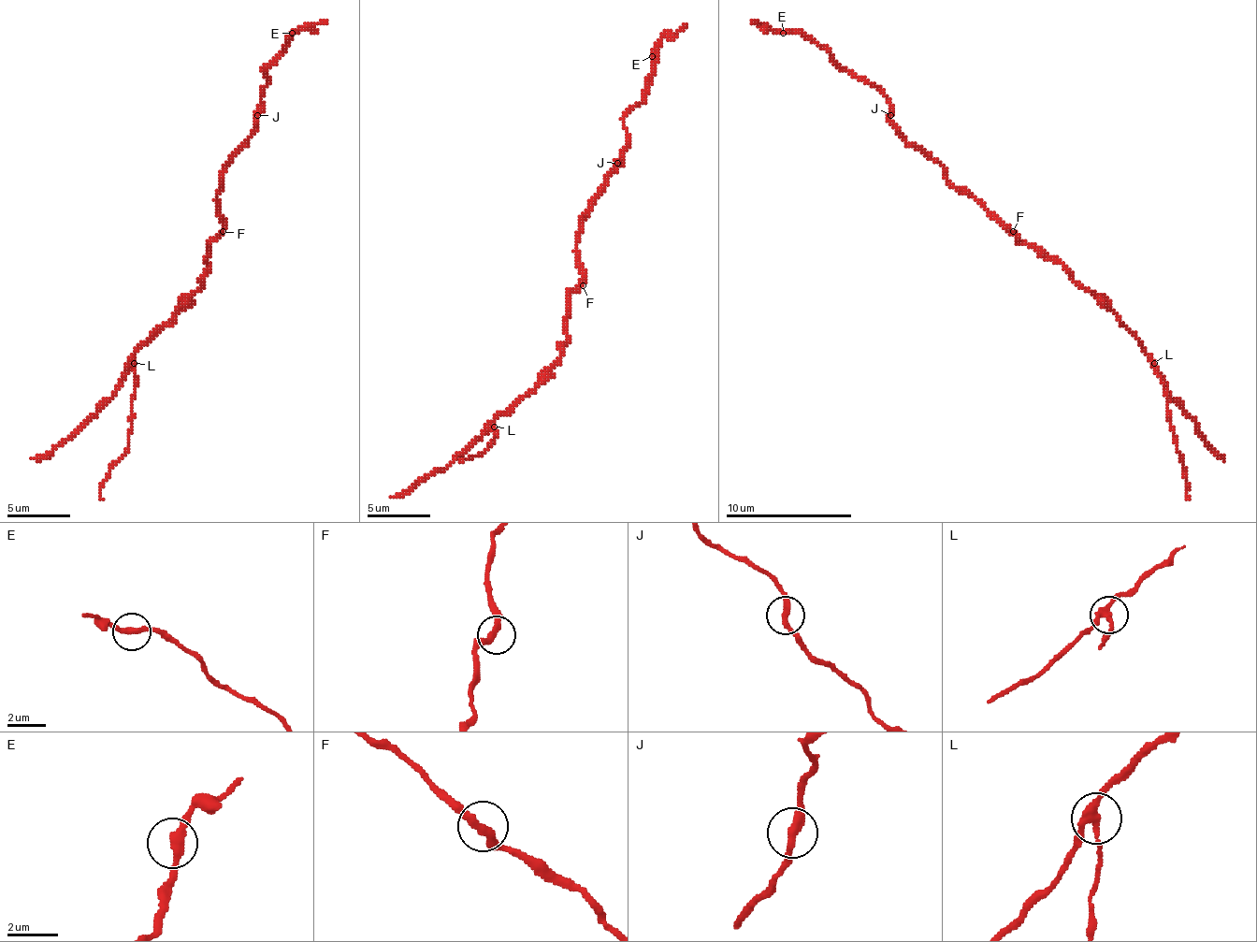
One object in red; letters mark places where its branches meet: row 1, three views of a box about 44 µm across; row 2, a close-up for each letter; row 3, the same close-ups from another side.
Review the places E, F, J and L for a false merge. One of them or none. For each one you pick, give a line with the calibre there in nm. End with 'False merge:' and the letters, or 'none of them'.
L: 260 nm thick
False merge: L

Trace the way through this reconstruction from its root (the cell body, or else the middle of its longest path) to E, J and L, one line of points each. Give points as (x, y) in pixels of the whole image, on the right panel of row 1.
E: (1006, 231), (905, 140), (874, 86), (799, 33), (783, 33)
J: (1006, 231), (972, 196), (960, 191), (937, 162), (928, 159), (909, 143), (890, 115)
L: (1006, 231), (1013, 231), (1022, 240), (1035, 244), (1054, 256), (1079, 285), (1089, 288), (1117, 316), (1155, 364)

